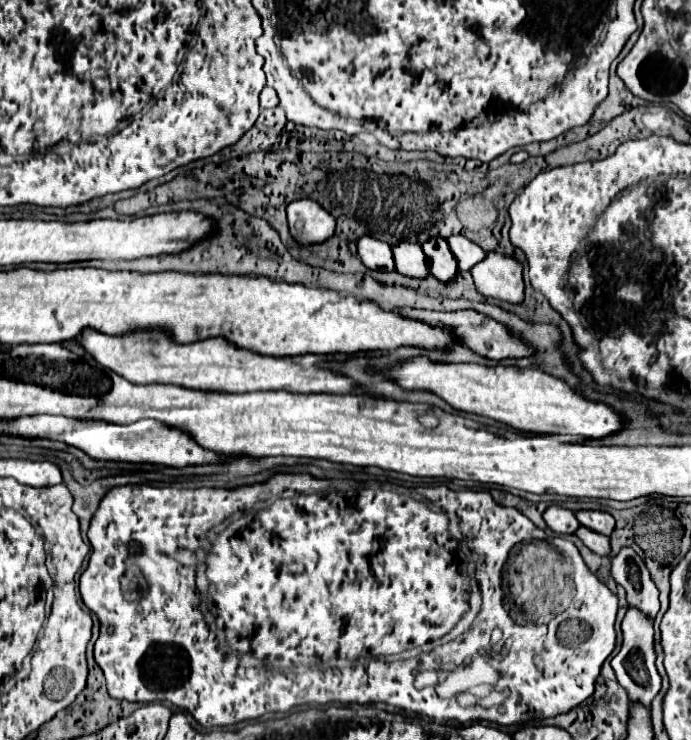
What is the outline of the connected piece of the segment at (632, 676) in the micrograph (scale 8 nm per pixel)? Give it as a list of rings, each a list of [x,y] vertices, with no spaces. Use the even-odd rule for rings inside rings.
[[[629,608],[623,624],[623,646],[619,650],[619,654],[611,660],[611,666],[615,670],[617,682],[627,690],[629,700],[635,704],[645,704],[645,708],[651,708],[653,698],[659,694],[661,690],[661,676],[655,668],[655,650],[653,650],[653,622],[643,616],[643,612],[639,612],[637,608]]]

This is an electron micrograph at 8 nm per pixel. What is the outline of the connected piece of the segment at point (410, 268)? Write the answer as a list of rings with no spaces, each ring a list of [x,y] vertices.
[[[407,242],[395,244],[393,258],[395,258],[395,268],[401,274],[415,276],[415,278],[425,278],[429,274],[427,260],[425,260],[419,244],[407,244]]]

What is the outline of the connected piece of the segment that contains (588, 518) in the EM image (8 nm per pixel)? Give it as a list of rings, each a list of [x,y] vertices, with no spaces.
[[[579,510],[575,512],[577,520],[581,522],[581,526],[593,530],[593,532],[599,532],[603,536],[611,536],[613,528],[615,528],[615,520],[613,516],[605,514],[605,512],[593,512],[593,510]]]

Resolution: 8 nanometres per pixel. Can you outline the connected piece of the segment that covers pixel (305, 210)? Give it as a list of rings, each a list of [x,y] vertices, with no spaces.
[[[293,200],[287,204],[287,218],[291,234],[301,244],[323,242],[335,232],[335,218],[315,204],[315,200]]]

